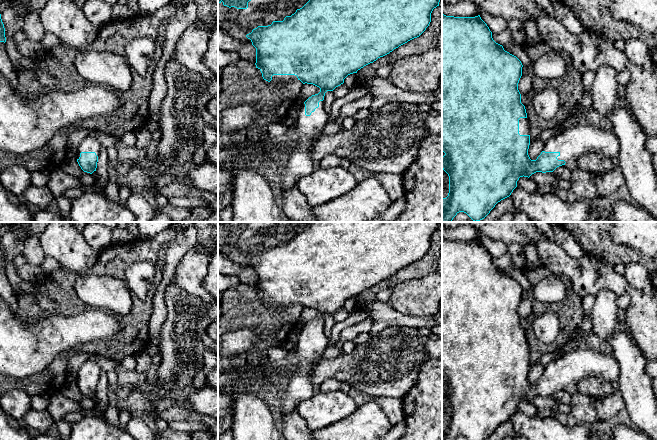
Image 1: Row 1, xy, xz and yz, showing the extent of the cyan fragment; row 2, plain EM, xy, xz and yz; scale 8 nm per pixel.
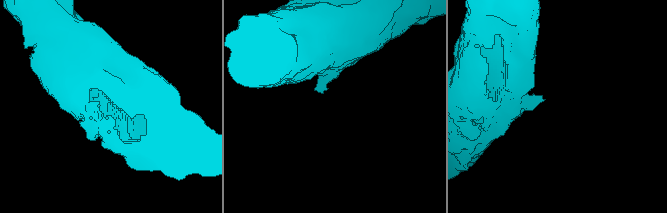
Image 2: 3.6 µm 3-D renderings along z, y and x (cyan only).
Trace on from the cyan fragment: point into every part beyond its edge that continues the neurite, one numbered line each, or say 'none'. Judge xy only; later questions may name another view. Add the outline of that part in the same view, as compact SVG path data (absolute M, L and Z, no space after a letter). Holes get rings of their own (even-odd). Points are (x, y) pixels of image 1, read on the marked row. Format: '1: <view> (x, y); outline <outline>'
1: xy (90, 144); outline M96 137L85 138L77 149L76 160L79 159L81 152L95 152L99 156L101 144Z

